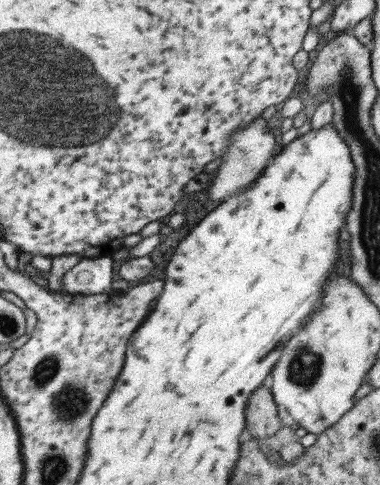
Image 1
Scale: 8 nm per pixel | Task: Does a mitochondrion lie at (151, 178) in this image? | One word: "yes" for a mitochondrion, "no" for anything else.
no

